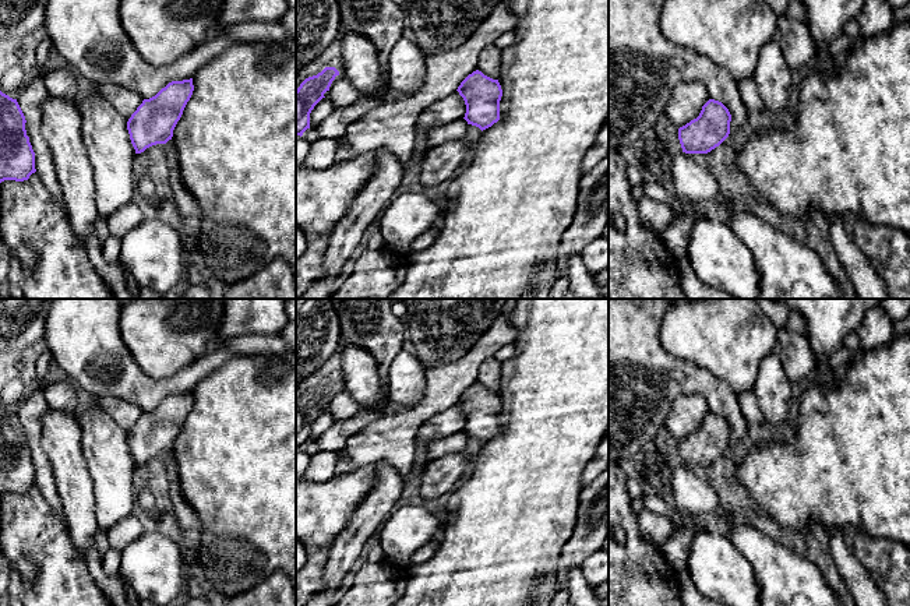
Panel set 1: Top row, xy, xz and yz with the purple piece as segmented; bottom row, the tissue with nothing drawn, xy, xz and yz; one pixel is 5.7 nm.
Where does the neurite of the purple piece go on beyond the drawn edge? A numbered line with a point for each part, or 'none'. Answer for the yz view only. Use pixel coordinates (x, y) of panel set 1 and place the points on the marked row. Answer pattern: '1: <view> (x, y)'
none

